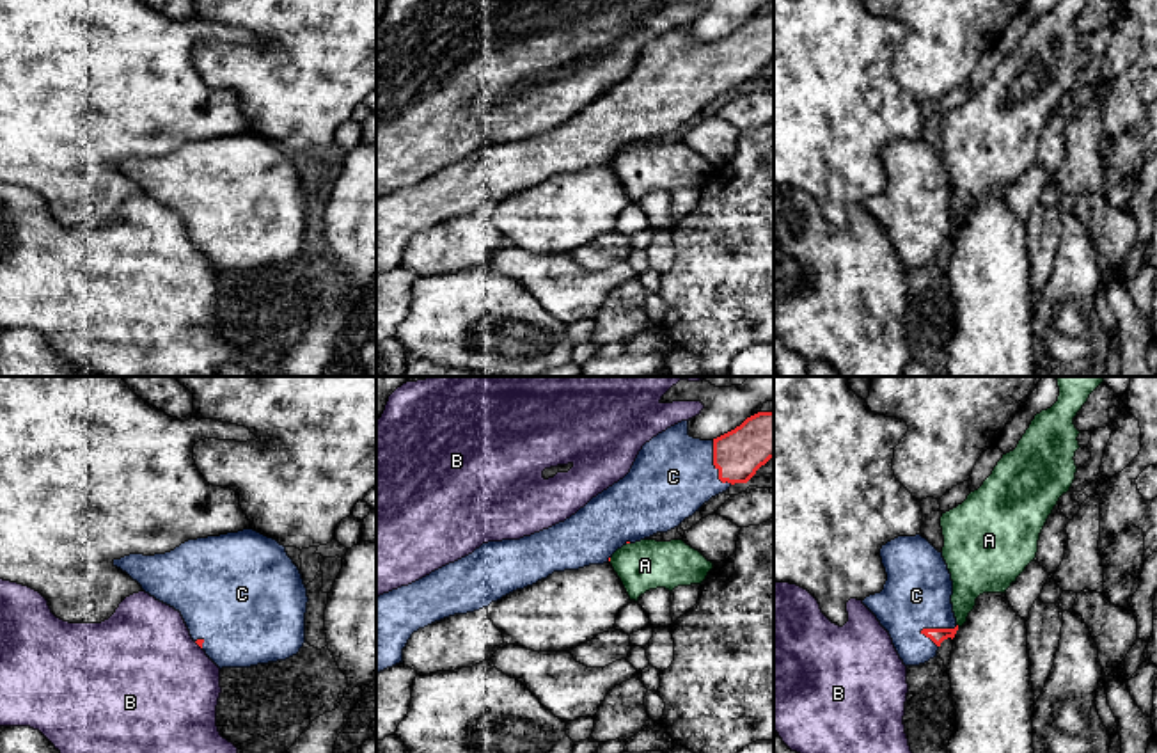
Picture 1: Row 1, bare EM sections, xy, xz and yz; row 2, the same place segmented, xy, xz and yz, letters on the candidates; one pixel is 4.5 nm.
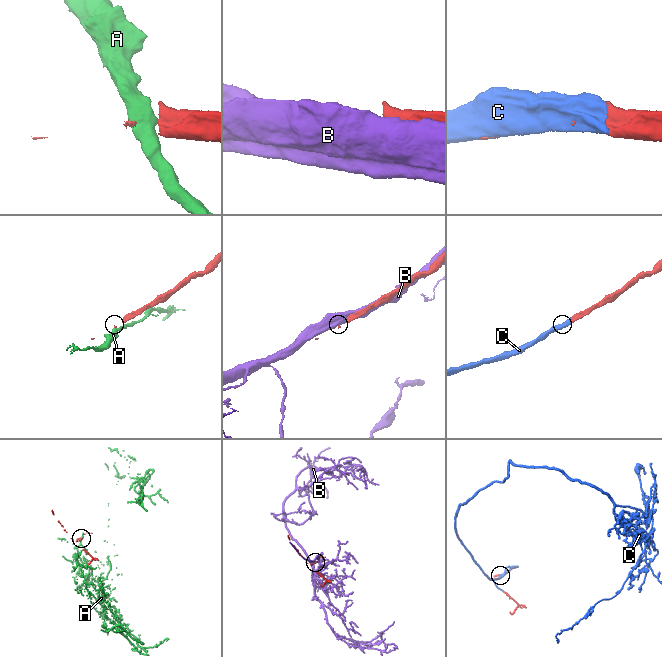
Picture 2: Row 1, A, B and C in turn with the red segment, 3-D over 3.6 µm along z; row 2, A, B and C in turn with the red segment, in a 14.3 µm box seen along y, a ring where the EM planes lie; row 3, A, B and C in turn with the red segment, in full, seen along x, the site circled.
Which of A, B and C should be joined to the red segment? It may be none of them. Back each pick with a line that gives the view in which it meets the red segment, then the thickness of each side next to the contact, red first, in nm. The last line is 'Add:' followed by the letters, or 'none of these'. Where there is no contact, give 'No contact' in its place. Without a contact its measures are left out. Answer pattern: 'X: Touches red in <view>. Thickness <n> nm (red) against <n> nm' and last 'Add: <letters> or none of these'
C: Touches red in yz. Thickness 70 nm (red) against 300 nm
Add: C

